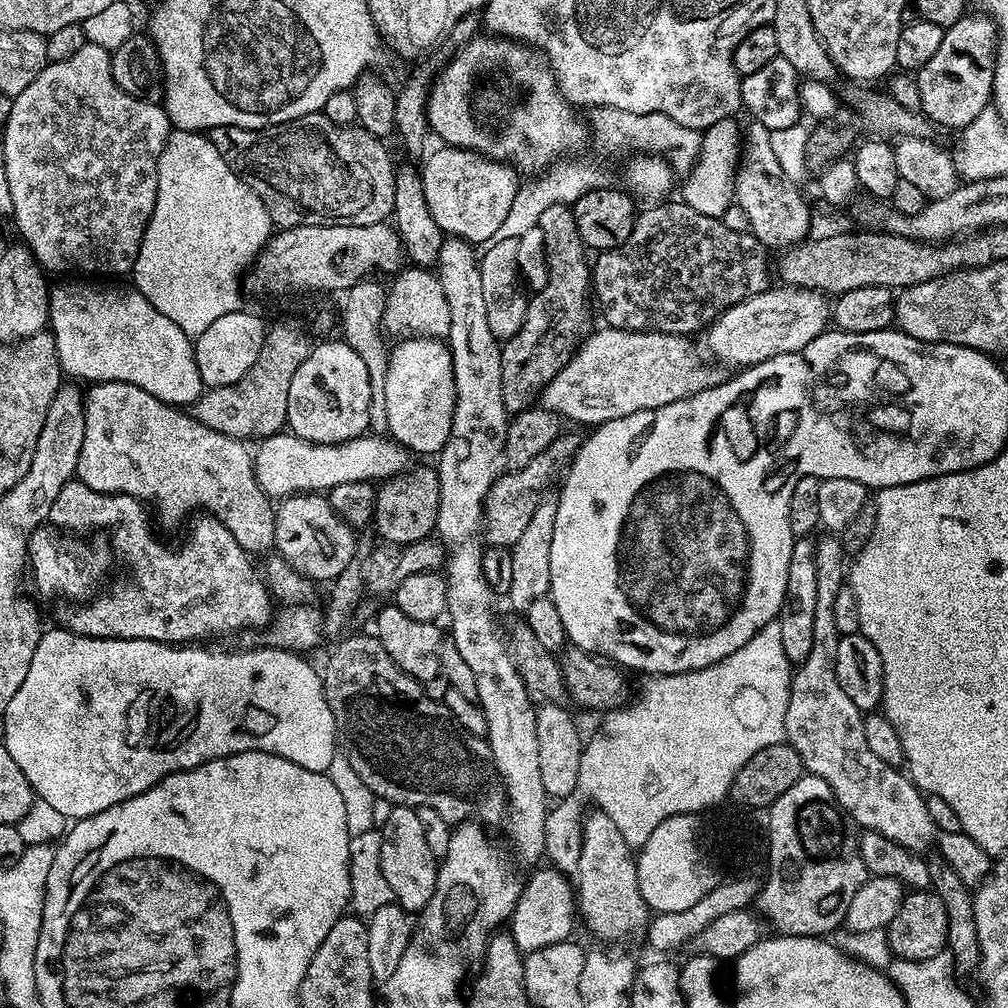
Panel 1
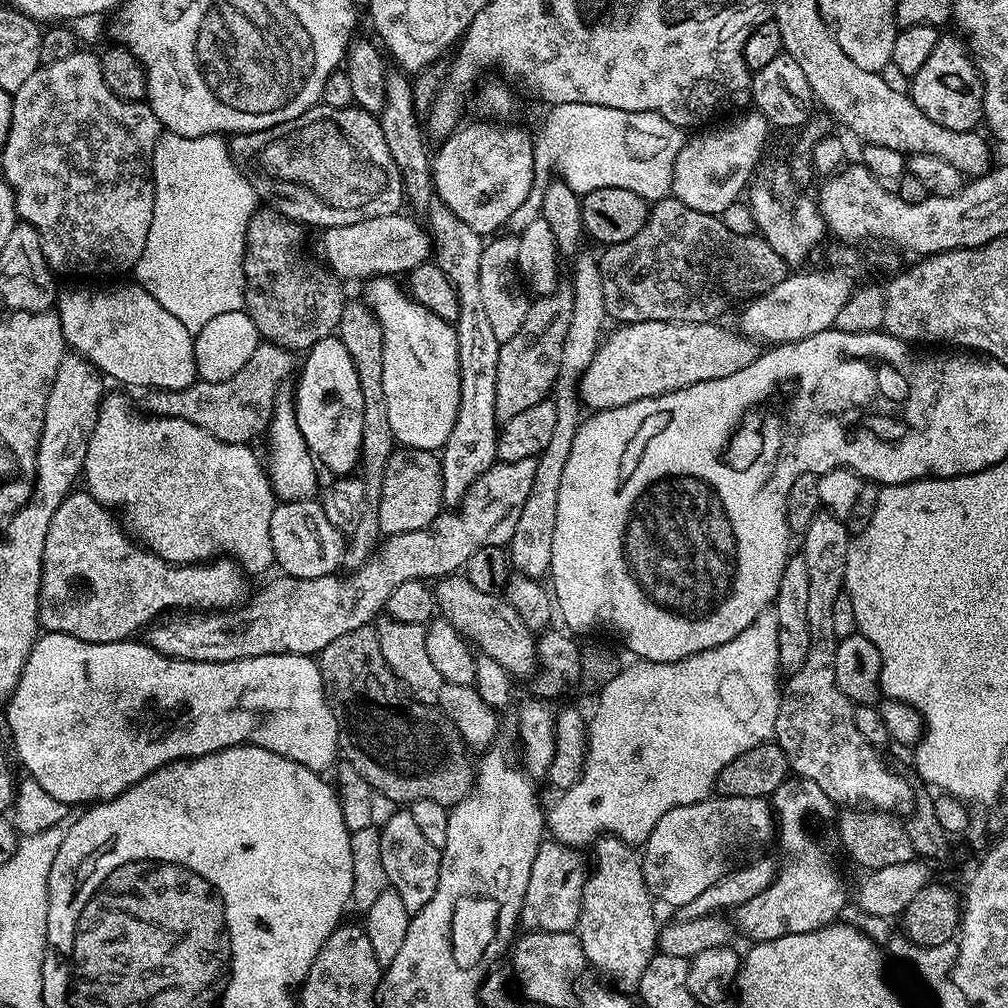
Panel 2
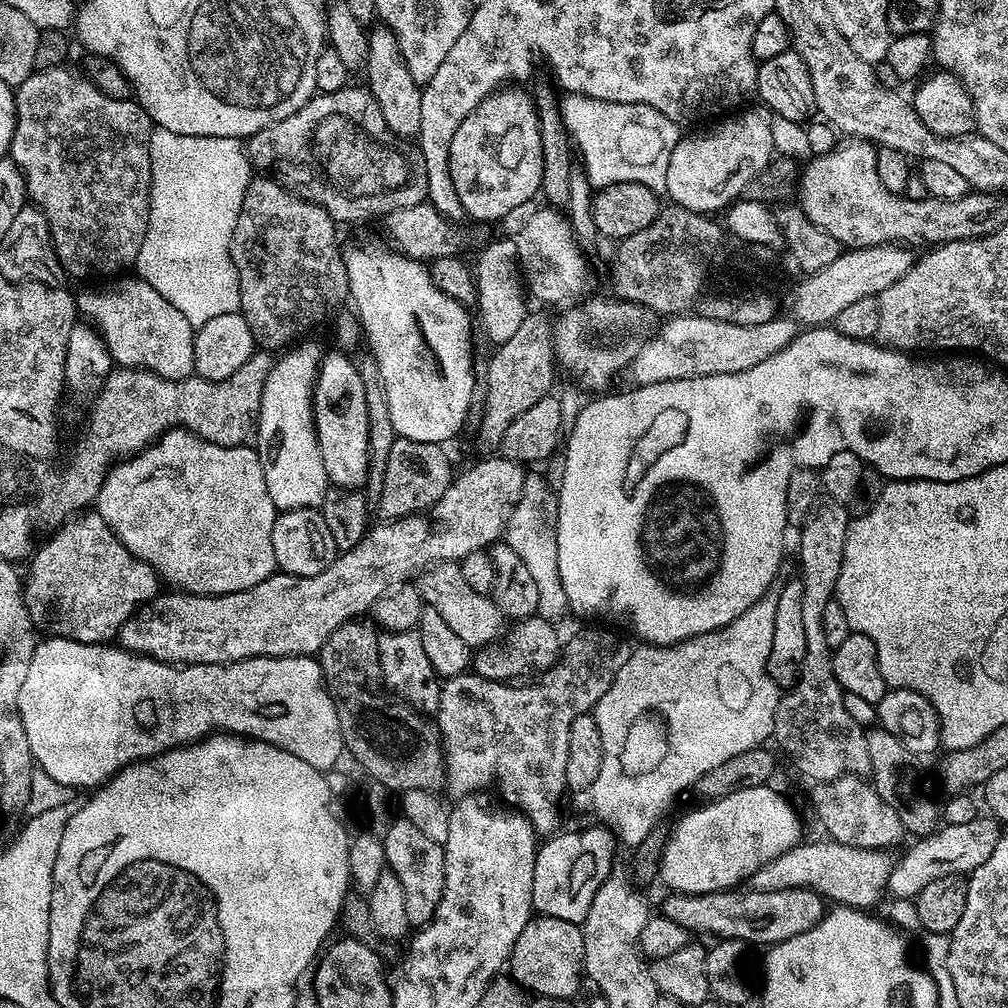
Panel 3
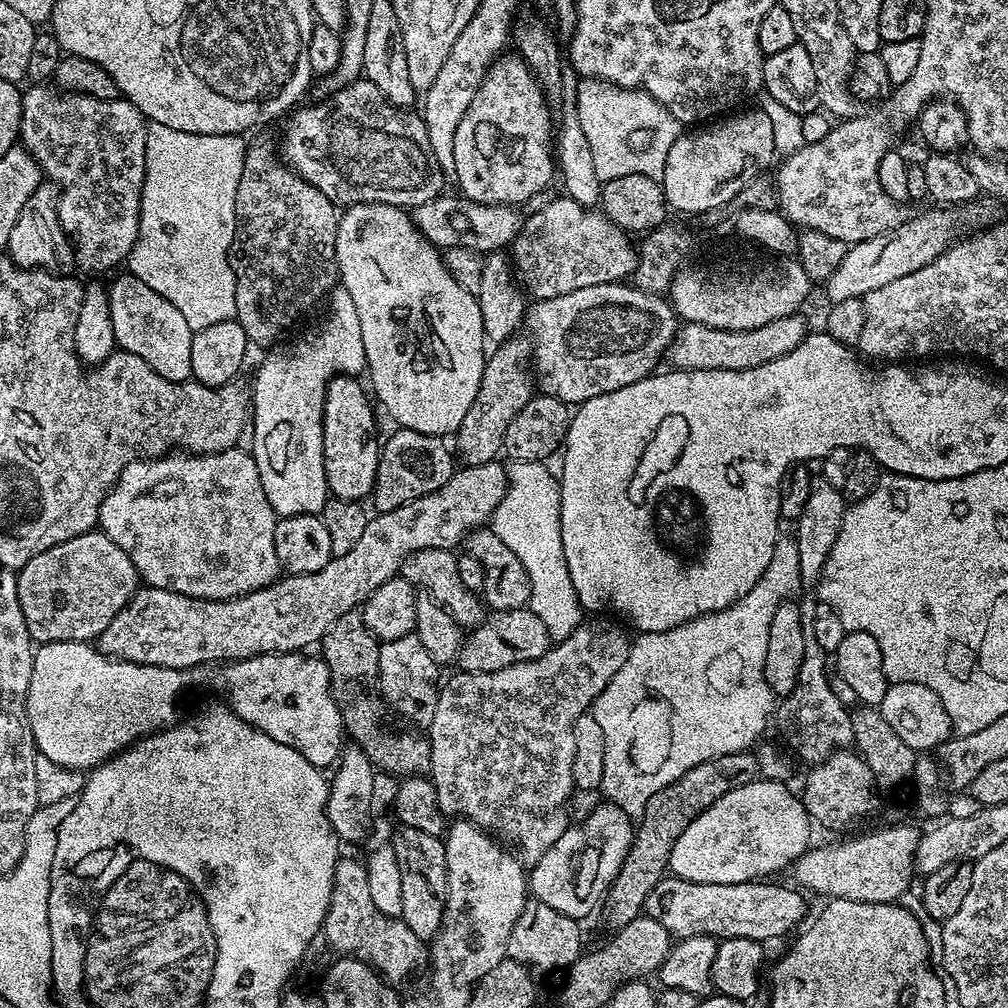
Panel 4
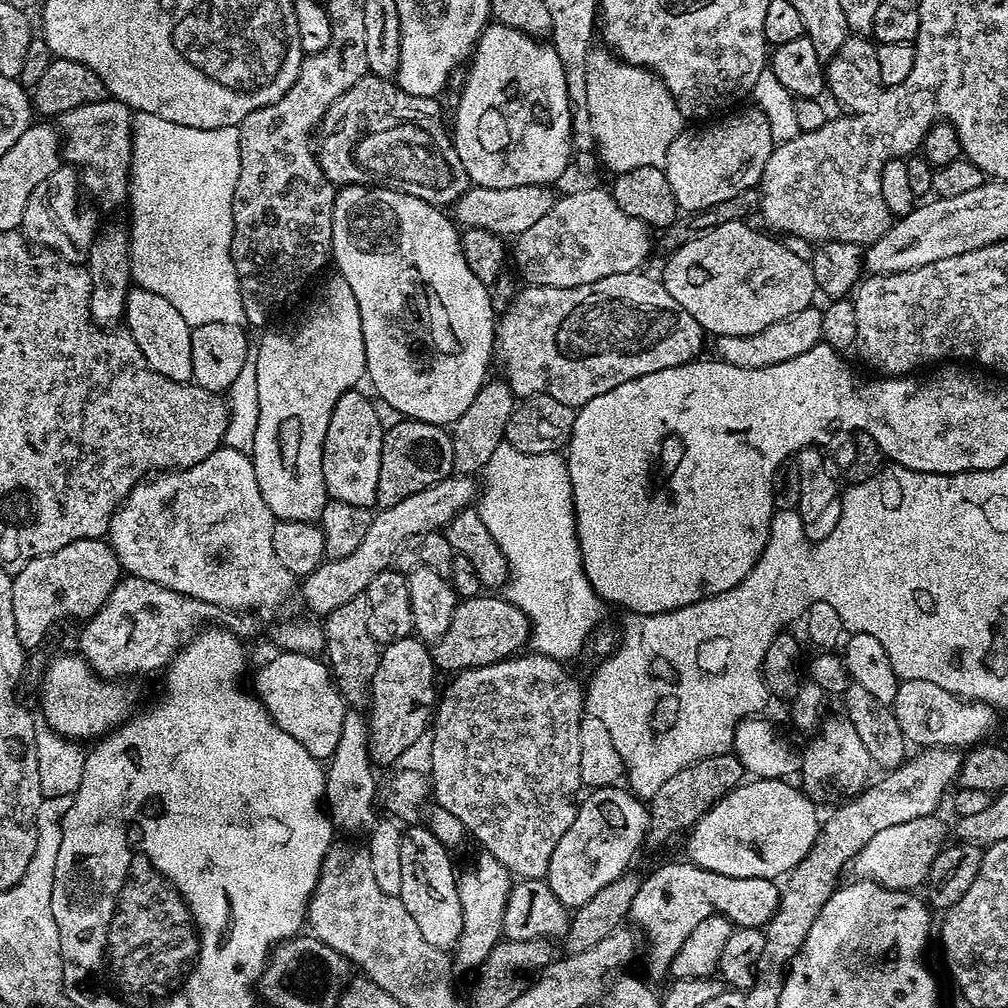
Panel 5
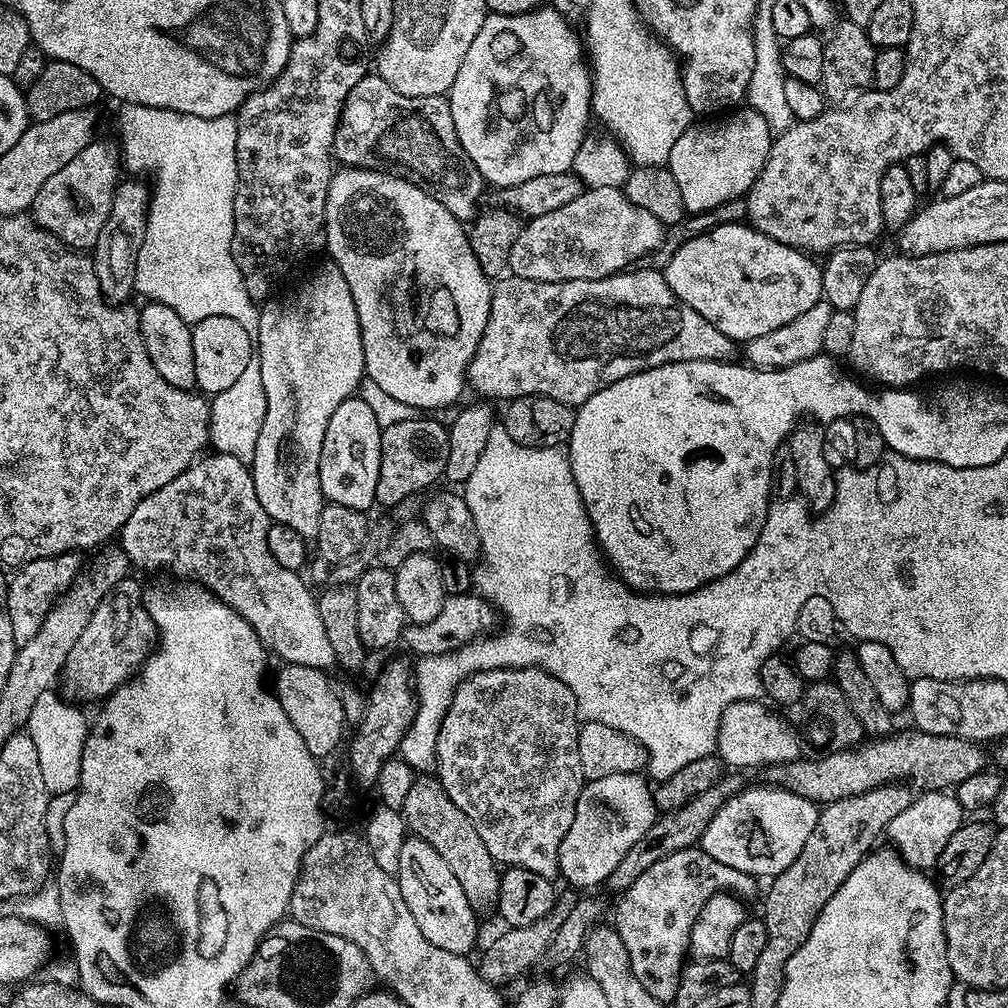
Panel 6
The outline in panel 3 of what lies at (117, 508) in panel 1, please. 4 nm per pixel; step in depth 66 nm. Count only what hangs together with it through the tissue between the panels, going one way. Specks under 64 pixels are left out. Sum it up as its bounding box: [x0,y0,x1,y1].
[22,510,162,644]

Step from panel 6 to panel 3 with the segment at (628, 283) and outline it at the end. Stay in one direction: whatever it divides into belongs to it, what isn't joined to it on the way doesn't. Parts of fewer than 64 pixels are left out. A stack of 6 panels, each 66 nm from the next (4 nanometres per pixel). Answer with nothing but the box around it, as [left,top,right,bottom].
[552,298,654,390]

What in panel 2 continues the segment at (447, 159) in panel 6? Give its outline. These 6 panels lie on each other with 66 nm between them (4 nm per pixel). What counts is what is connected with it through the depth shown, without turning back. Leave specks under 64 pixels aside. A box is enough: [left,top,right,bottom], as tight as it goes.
[228,102,406,230]

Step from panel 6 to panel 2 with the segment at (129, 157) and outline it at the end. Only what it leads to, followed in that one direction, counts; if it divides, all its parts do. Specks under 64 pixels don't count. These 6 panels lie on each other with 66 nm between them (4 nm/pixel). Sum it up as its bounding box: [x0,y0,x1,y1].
[134,131,258,326]

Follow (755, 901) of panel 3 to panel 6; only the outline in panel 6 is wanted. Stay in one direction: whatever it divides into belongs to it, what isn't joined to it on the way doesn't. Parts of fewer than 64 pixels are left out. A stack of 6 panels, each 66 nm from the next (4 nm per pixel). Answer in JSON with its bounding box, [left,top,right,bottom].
[614,846,745,1001]

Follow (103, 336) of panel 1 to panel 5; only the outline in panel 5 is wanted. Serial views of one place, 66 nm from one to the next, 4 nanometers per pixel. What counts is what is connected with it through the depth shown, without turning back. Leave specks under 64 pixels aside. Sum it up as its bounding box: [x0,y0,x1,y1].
[123,287,192,382]

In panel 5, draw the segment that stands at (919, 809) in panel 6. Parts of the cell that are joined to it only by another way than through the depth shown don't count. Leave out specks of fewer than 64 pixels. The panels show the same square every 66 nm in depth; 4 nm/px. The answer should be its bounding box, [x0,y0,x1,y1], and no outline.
[850,814,946,889]

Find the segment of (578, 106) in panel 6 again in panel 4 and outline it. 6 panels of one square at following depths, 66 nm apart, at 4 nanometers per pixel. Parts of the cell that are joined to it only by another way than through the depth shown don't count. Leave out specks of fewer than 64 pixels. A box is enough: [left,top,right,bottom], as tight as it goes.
[454,54,558,206]

